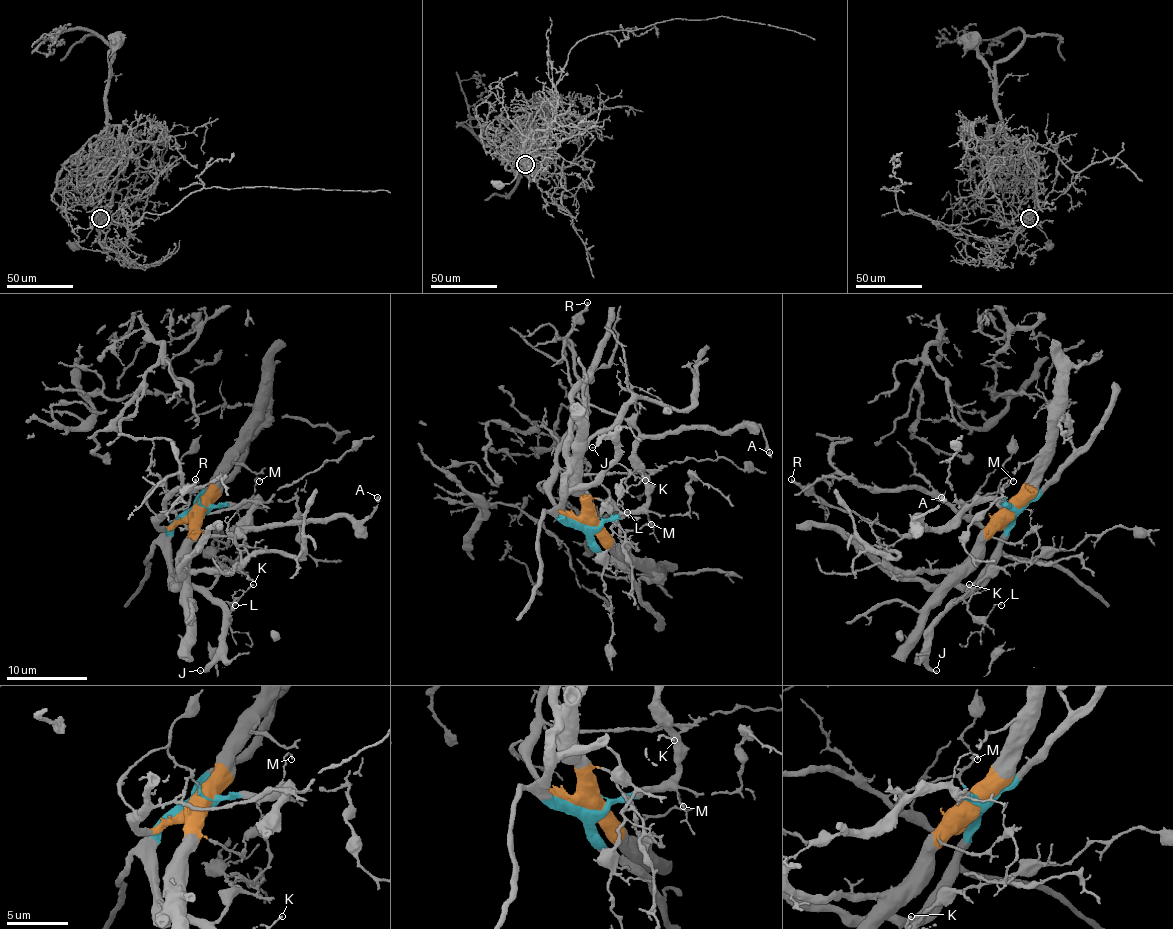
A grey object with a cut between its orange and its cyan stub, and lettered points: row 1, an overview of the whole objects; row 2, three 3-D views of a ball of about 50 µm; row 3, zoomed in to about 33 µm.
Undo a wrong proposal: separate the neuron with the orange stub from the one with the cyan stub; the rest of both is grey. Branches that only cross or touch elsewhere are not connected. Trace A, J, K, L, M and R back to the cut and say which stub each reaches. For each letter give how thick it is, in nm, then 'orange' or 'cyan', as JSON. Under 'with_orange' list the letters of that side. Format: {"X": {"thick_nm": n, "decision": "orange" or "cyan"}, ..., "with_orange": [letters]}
{"A": {"thick_nm": 300, "decision": "cyan"}, "J": {"thick_nm": 120, "decision": "cyan"}, "K": {"thick_nm": 140, "decision": "cyan"}, "L": {"thick_nm": 110, "decision": "cyan"}, "M": {"thick_nm": 120, "decision": "cyan"}, "R": {"thick_nm": 240, "decision": "cyan"}, "with_orange": []}

